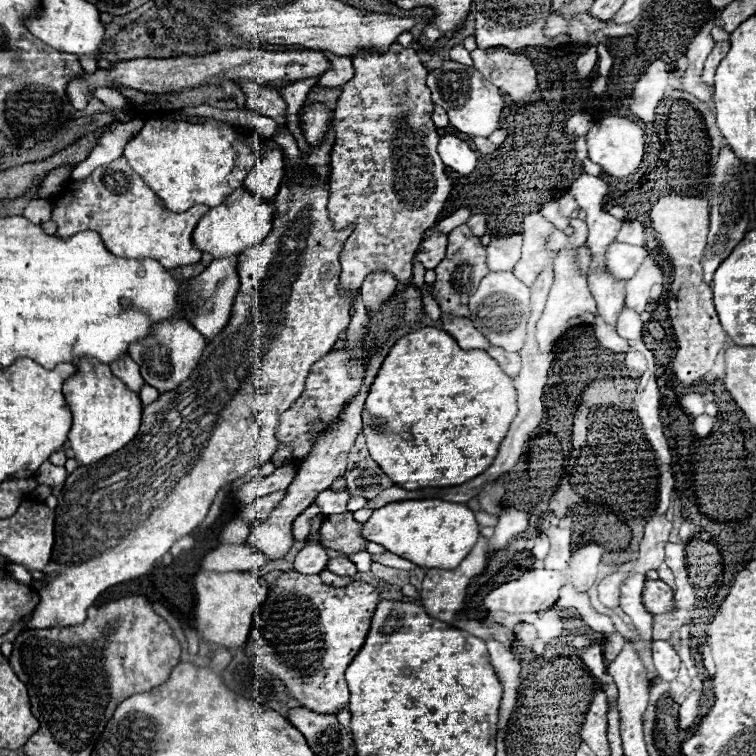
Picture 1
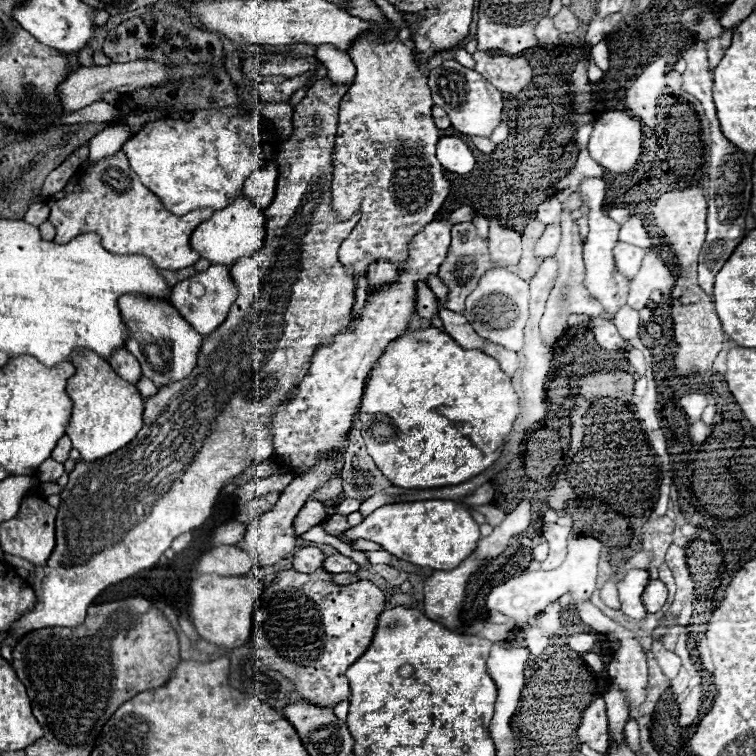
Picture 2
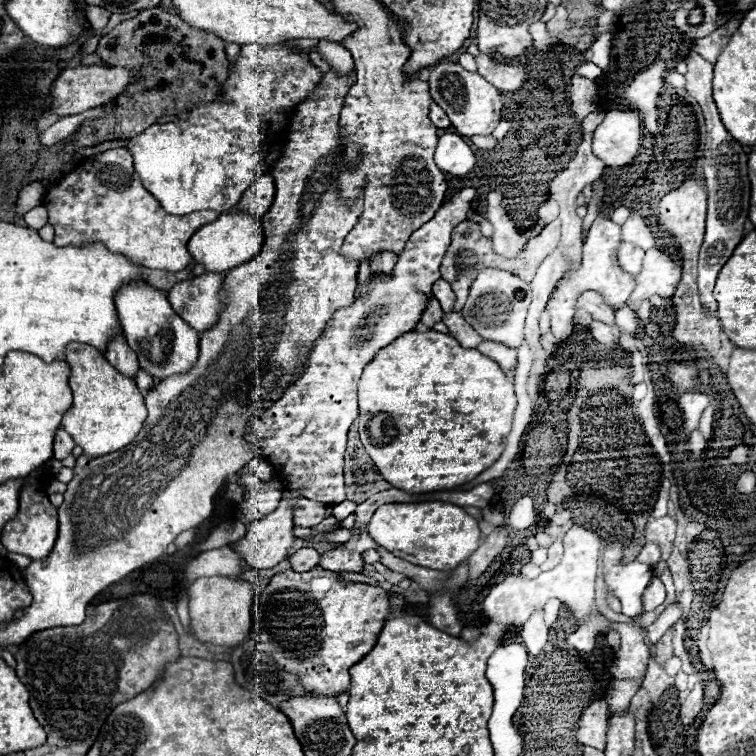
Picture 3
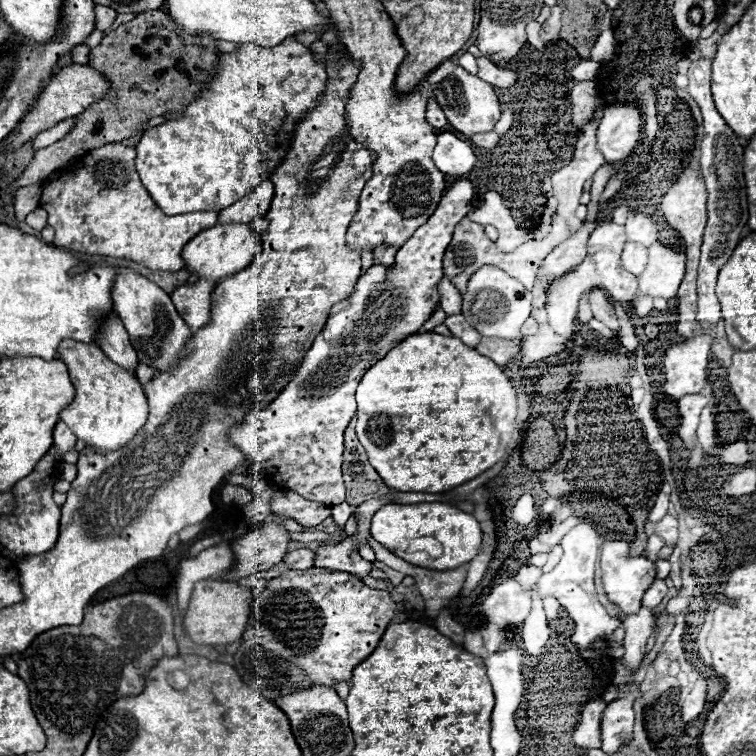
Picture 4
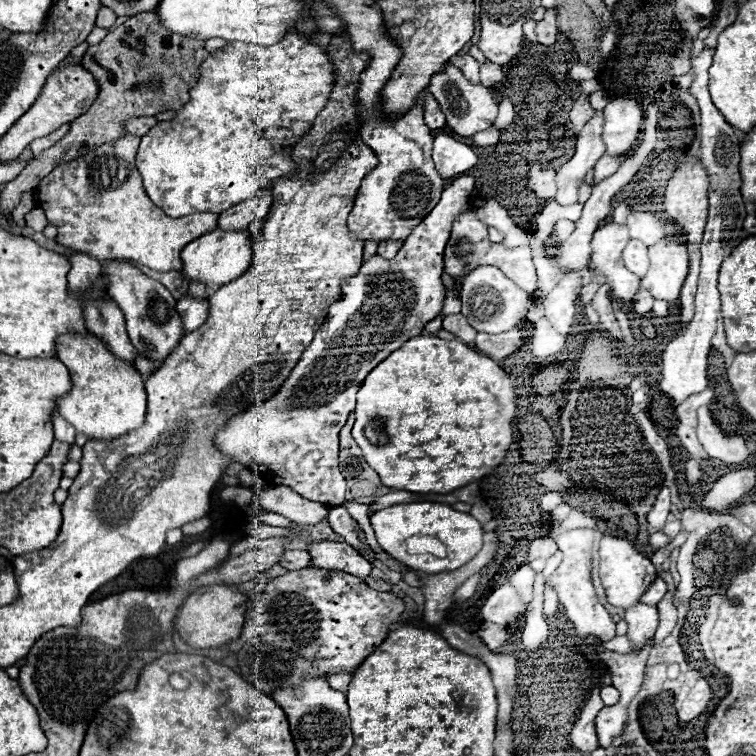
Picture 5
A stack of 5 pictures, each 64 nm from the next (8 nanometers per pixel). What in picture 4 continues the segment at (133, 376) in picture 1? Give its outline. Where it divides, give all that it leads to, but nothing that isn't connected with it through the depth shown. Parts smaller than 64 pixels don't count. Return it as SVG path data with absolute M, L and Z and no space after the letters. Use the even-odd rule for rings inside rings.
M110 312L110 318L106 318L106 322L102 322L102 330L98 330L98 346L116 364L120 364L128 370L136 370L136 366L138 366L136 350L128 342L128 334L122 326L122 320L112 312Z

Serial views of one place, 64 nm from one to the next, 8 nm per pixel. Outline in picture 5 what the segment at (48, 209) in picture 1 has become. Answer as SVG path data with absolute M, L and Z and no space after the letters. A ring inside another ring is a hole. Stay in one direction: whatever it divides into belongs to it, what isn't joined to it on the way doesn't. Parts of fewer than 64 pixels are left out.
M34 208L34 210L30 210L30 212L24 216L24 220L26 220L26 224L28 224L30 228L34 228L36 232L42 232L42 230L46 228L46 224L48 224L46 214L44 214L42 208Z

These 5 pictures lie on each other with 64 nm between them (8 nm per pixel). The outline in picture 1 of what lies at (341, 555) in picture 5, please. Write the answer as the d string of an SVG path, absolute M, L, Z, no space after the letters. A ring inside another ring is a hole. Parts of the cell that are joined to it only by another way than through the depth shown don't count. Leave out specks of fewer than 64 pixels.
M330 558L326 570L334 572L338 576L354 576L356 574L356 566L348 558Z

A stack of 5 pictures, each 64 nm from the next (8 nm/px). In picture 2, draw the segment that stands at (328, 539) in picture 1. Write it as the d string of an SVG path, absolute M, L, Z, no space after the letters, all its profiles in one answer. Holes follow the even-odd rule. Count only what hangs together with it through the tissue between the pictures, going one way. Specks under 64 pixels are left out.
M334 514L332 518L330 518L330 522L324 526L324 530L328 532L328 534L332 534L332 536L336 536L336 538L340 538L342 540L342 534L348 530L350 526L348 526L348 522L346 522L346 516L338 516L338 514Z

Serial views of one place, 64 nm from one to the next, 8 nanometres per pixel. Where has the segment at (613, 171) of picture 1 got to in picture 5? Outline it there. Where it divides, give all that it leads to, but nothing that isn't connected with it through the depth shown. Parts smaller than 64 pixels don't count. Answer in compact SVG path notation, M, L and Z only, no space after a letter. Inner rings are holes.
M624 94L618 98L612 98L608 106L604 108L606 124L604 124L604 142L608 154L626 154L632 144L636 142L642 126L644 110L640 108L638 100L632 98L632 94Z

